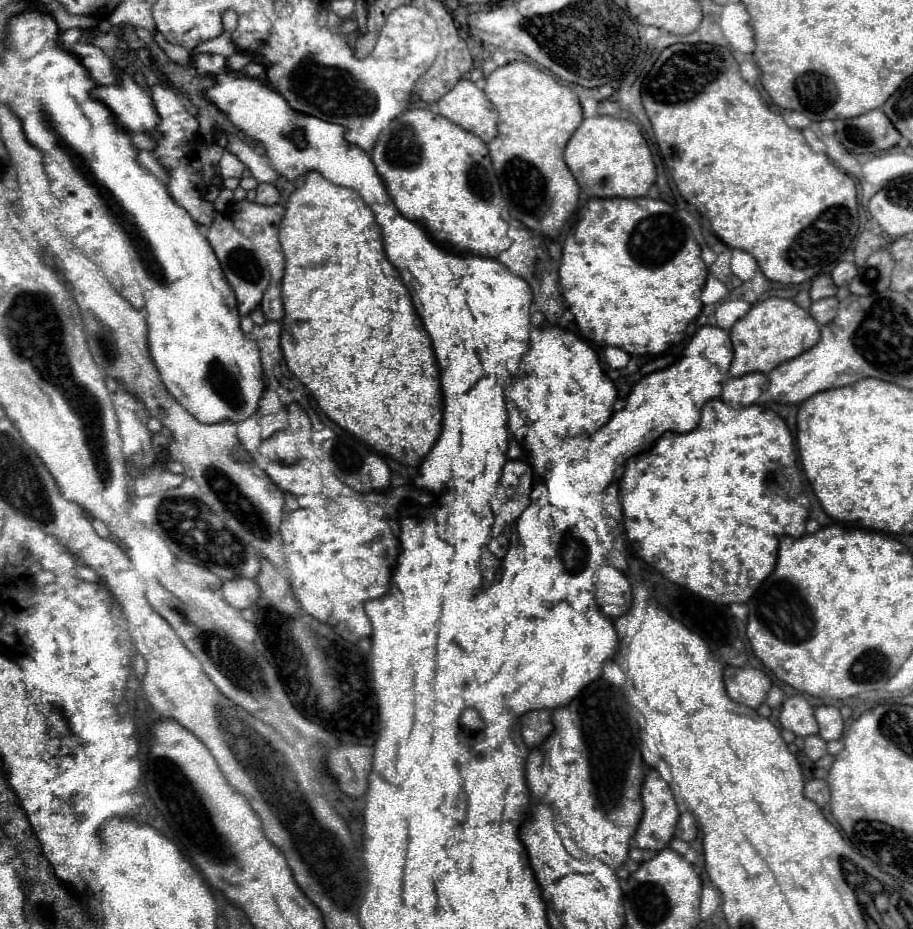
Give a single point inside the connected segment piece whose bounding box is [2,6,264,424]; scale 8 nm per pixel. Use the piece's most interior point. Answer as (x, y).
(212, 369)

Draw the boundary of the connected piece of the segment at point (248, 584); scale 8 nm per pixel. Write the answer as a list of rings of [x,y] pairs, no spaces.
[[[248,578],[228,580],[228,582],[222,584],[220,592],[222,592],[224,600],[238,610],[254,606],[258,602],[258,596],[260,596],[258,584],[254,580],[248,580]]]

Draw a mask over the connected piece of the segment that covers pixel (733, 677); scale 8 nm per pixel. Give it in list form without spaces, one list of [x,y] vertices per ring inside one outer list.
[[[728,666],[724,670],[724,682],[726,682],[728,696],[734,702],[754,710],[766,700],[766,694],[772,686],[770,678],[758,668],[730,668]]]

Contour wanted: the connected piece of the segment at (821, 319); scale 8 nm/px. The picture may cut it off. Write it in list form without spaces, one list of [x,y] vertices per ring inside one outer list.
[[[822,298],[812,302],[810,314],[818,324],[828,324],[838,312],[838,298]]]

